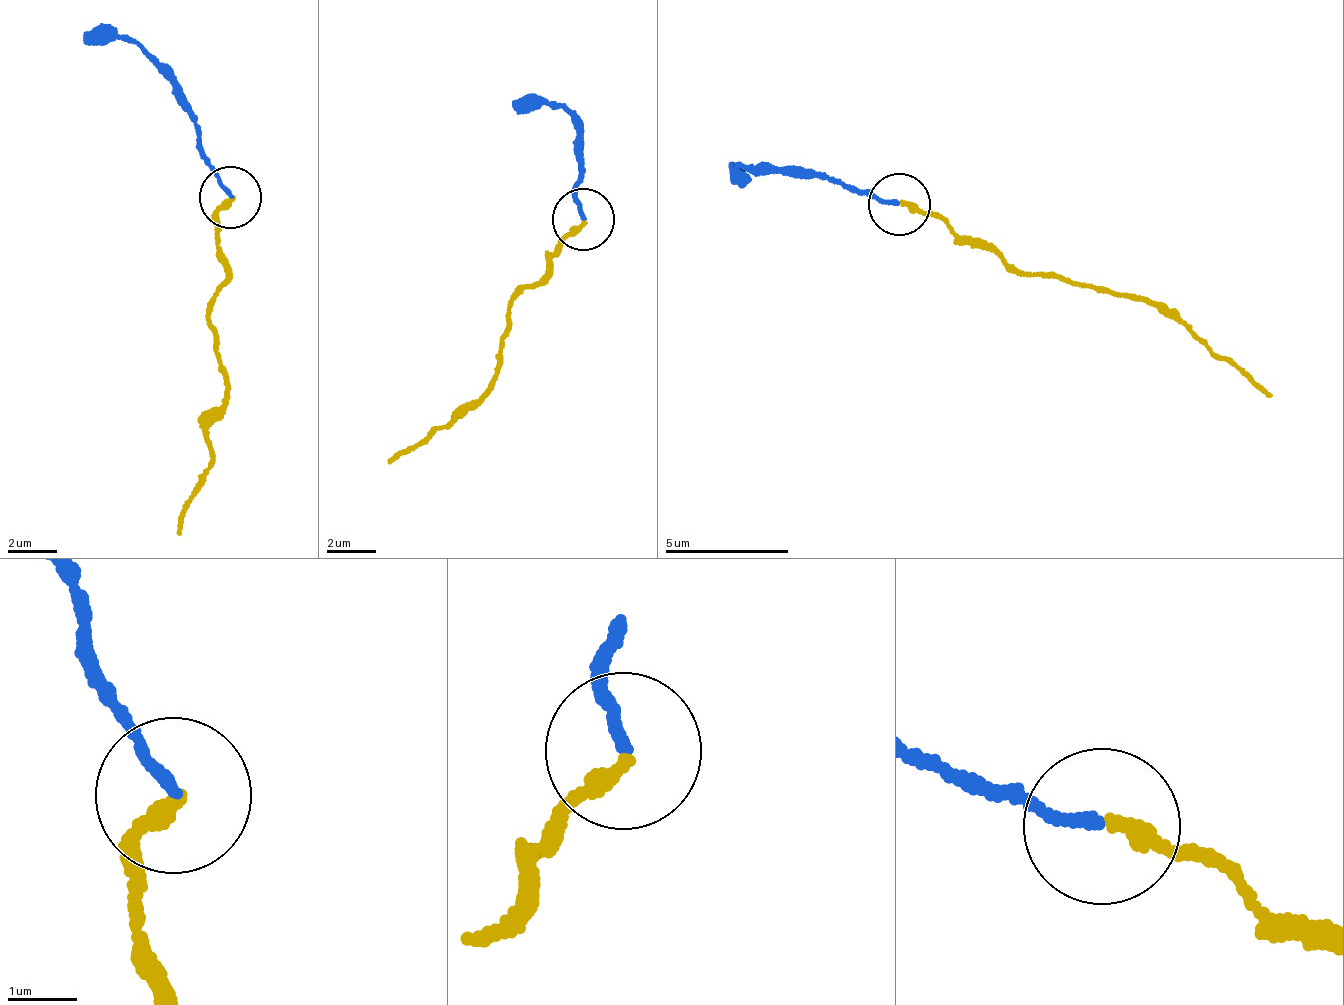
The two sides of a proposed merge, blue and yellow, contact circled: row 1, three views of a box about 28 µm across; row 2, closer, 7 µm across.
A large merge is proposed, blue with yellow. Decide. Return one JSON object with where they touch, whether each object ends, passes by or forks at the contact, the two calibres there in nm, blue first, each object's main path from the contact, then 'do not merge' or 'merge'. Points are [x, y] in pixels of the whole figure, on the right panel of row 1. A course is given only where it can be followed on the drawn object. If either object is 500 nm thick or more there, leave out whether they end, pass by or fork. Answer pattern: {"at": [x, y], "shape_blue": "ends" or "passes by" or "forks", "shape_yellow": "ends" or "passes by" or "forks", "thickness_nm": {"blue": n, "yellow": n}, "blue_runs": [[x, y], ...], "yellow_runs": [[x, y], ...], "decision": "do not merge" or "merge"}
{"at": [899, 204], "shape_blue": "ends", "shape_yellow": "ends", "thickness_nm": {"blue": 150, "yellow": 240}, "blue_runs": [[900, 205], [815, 174], [757, 173], [740, 165], [741, 177]], "yellow_runs": [[900, 205], [930, 212], [984, 239], [1028, 275], [1144, 294], [1273, 393]], "decision": "merge"}

